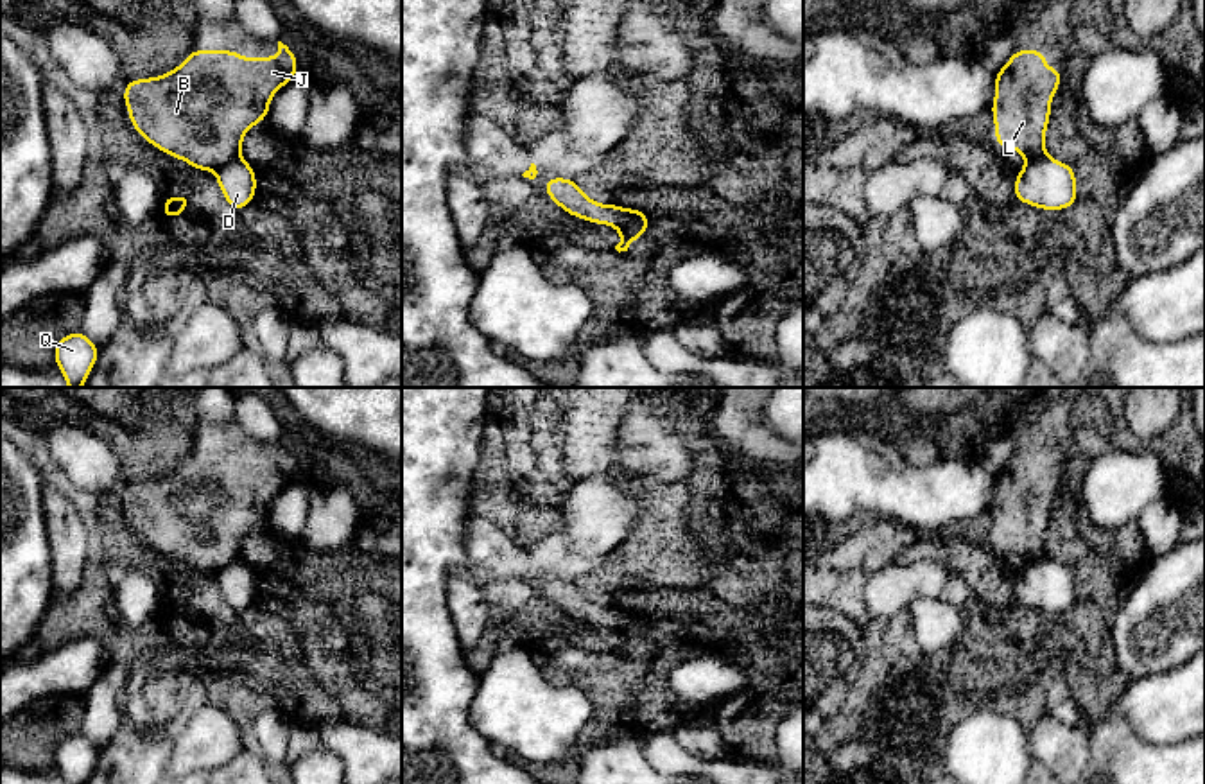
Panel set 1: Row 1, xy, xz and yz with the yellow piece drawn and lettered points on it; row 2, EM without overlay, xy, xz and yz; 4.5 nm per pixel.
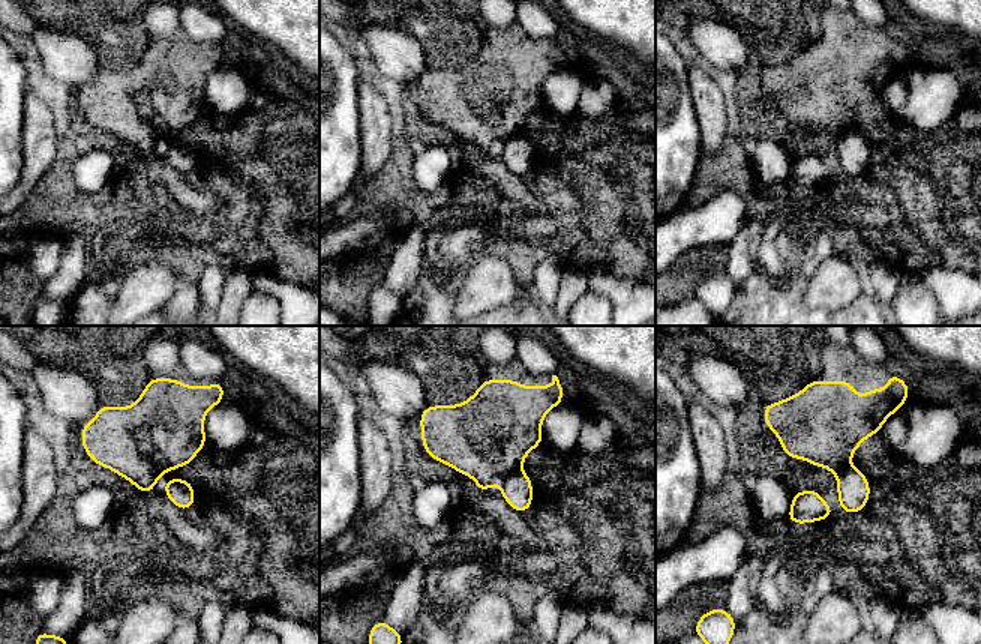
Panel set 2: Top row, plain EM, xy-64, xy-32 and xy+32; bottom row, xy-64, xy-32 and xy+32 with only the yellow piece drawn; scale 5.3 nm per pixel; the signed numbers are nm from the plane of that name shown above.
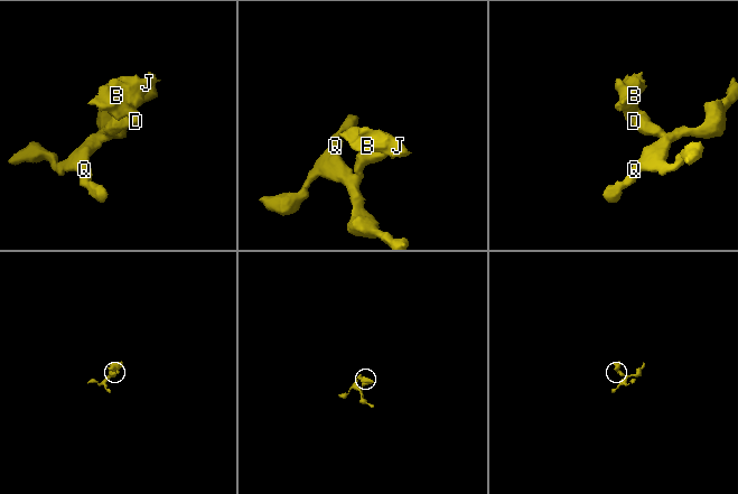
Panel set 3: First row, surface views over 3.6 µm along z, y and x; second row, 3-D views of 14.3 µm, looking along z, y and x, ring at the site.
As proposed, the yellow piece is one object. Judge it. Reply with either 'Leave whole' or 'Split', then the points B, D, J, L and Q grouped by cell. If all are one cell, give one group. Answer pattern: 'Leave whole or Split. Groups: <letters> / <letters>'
Split. Groups: B J L / D Q

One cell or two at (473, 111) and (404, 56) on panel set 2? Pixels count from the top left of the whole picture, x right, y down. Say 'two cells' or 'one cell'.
two cells

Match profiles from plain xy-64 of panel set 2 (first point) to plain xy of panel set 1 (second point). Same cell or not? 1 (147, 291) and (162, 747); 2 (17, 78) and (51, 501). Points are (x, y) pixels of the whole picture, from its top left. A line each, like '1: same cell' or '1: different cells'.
1: different cells
2: different cells

